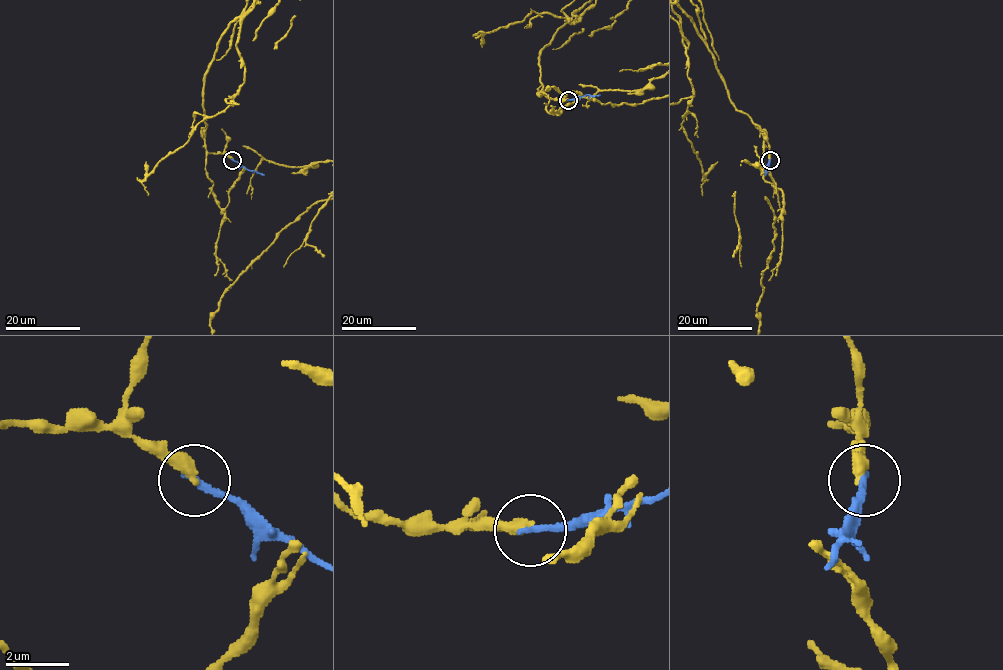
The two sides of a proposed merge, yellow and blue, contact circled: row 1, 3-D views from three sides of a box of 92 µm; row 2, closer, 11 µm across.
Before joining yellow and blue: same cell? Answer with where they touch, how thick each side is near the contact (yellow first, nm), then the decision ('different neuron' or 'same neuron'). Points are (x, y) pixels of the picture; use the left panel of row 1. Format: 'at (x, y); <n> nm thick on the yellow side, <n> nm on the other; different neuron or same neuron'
at (232, 160); 400 nm thick on the yellow side, 240 nm on the other; different neuron

